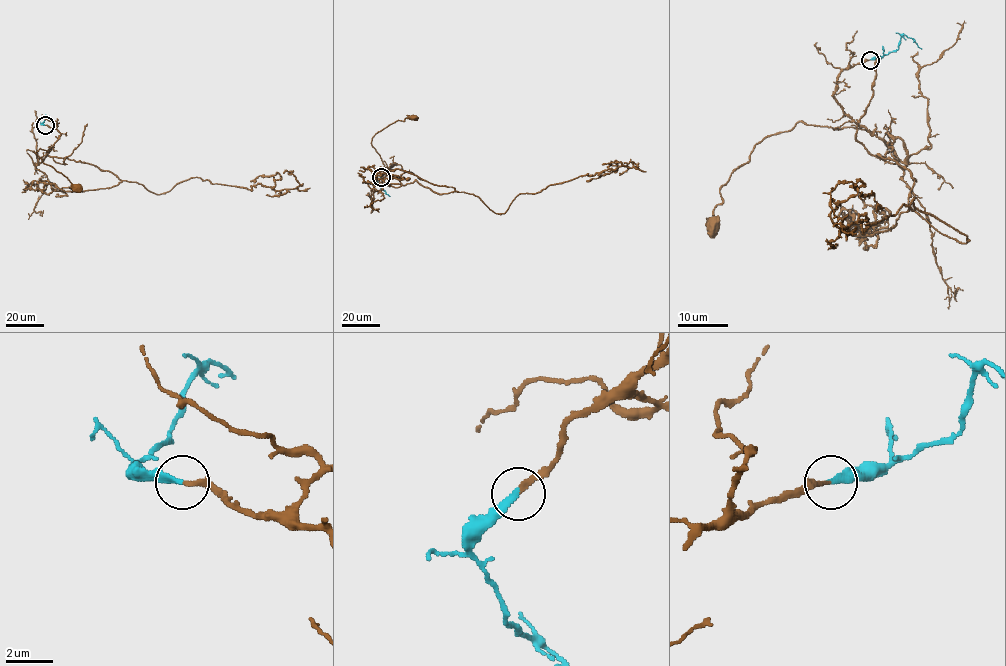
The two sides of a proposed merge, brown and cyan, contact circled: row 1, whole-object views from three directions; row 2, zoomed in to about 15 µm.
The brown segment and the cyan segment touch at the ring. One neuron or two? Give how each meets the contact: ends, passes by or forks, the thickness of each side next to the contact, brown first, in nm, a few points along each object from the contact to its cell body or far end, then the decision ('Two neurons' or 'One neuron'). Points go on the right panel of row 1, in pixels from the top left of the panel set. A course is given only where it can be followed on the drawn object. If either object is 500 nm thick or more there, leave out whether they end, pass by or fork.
At the ring brown ends. At the ring cyan ends. Thickness 180 nm (brown) against 260 nm. Course of brown: (871, 60), (844, 69), (834, 99), (872, 133), (797, 122), (766, 136), (719, 188), (722, 202), (711, 225). Course of cyan: (871, 60), (897, 49), (902, 37), (912, 38), (921, 49). One neuron

